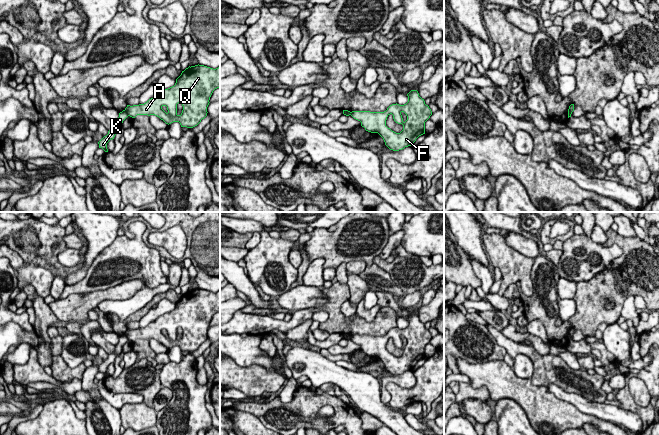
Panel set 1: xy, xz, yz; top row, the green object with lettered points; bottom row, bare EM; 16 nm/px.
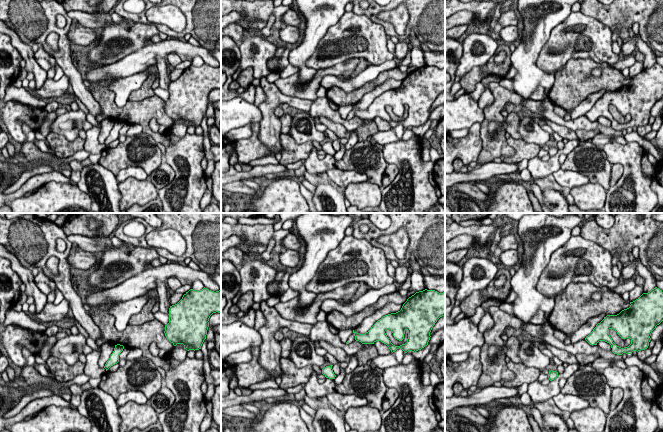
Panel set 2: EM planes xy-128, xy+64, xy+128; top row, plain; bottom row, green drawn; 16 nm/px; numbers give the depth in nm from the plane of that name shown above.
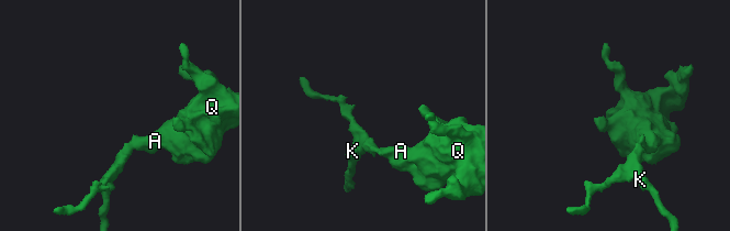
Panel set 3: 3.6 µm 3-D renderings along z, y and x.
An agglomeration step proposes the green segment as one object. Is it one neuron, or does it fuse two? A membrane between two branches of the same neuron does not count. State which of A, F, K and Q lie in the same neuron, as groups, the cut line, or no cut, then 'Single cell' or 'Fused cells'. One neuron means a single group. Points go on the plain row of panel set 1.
Groups: A F Q / K. Split along xy (124, 334), (128, 339). Fused cells

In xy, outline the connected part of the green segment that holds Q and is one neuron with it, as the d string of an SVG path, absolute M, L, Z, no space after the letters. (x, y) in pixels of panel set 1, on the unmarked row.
M189 290L176 303L174 310L161 315L144 328L127 329L127 339L155 339L166 348L179 346L181 351L193 352L207 340L213 315L220 312L220 290L216 293Z

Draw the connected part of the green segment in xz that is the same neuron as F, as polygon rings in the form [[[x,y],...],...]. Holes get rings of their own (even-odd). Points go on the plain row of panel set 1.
[[[411,314],[407,320],[408,326],[404,329],[392,328],[384,336],[352,335],[351,340],[360,345],[366,355],[378,357],[390,374],[402,374],[425,358],[425,346],[432,339],[431,333],[419,320],[417,314]],[[390,338],[393,339],[396,347],[403,349],[400,357],[386,350],[386,344]]]

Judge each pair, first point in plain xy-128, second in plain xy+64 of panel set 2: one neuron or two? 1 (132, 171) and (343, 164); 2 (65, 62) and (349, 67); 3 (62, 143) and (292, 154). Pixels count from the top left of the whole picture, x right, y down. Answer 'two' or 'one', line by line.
1: two
2: two
3: one

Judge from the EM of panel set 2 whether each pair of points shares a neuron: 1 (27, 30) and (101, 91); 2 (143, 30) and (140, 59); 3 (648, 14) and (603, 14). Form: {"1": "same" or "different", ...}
{"1": "different", "2": "different", "3": "same"}

